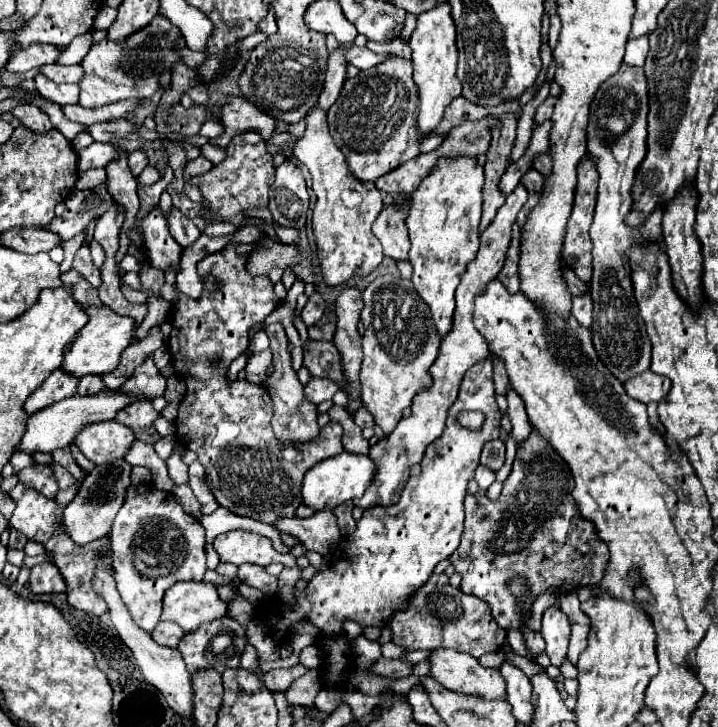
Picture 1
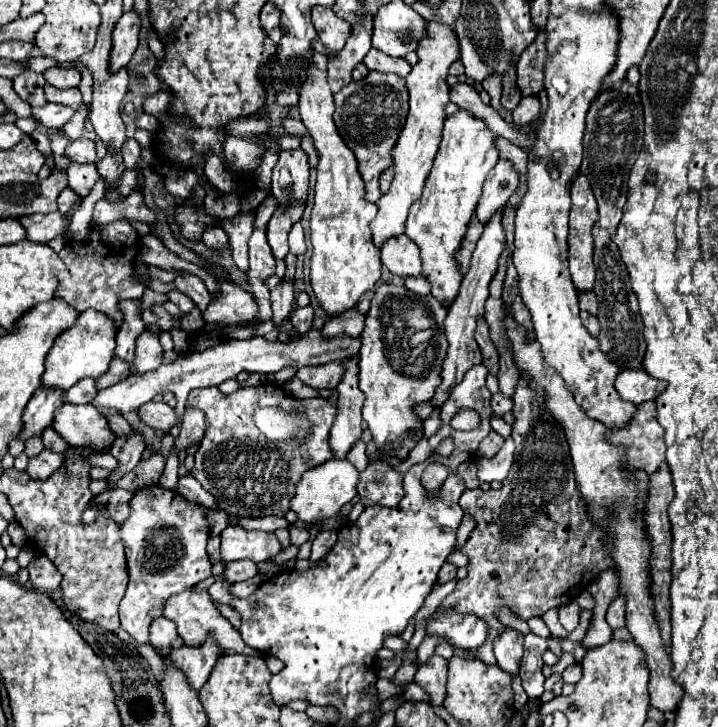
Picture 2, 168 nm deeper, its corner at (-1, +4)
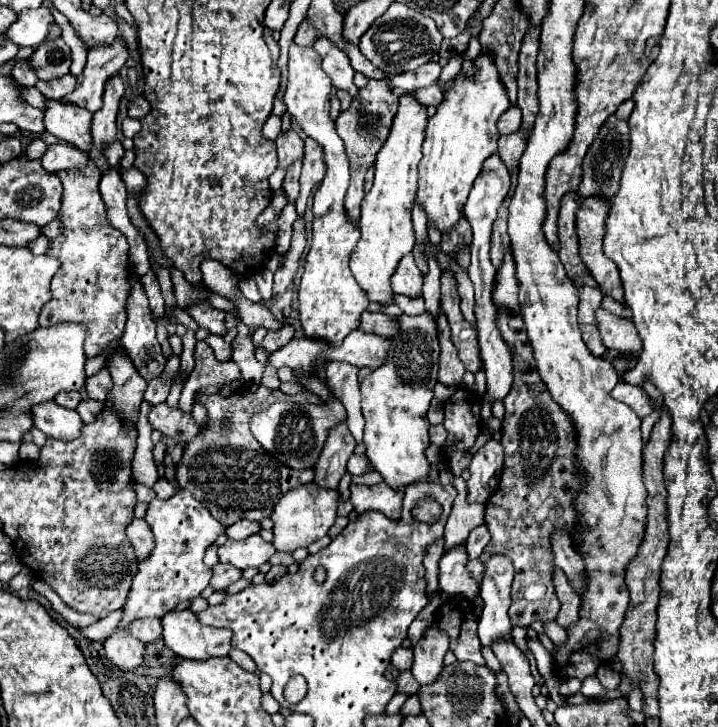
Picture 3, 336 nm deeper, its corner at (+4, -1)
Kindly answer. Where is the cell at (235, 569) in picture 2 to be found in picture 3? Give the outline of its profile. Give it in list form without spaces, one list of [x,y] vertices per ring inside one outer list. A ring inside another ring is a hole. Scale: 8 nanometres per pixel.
[[[217,563],[217,565],[213,567],[213,577],[211,577],[209,585],[211,585],[215,591],[221,591],[221,589],[225,589],[227,585],[235,583],[239,577],[241,577],[241,569],[231,567],[231,565]]]

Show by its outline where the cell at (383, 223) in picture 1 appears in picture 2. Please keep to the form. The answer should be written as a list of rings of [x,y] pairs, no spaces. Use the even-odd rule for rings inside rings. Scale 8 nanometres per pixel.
[[[400,234],[396,238],[388,238],[382,246],[382,264],[398,276],[418,276],[420,274],[420,250],[416,244]]]

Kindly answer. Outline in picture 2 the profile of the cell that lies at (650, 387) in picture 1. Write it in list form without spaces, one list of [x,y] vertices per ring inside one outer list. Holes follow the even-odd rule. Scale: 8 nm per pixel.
[[[624,370],[616,378],[616,390],[622,400],[640,404],[644,400],[656,400],[666,388],[664,380],[652,378],[646,370]]]

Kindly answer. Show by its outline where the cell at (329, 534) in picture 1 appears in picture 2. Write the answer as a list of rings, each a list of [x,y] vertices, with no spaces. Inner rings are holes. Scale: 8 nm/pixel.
[[[262,516],[262,518],[240,518],[240,526],[246,530],[266,530],[266,532],[274,532],[278,528],[288,528],[292,524],[286,522],[286,518],[282,516]]]

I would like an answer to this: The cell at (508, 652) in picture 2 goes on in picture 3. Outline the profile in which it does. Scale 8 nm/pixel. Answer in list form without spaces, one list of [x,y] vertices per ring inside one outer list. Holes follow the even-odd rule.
[[[493,555],[485,563],[481,581],[483,613],[479,617],[477,635],[483,645],[491,645],[495,639],[511,639],[511,621],[507,609],[511,605],[513,563],[505,555]]]

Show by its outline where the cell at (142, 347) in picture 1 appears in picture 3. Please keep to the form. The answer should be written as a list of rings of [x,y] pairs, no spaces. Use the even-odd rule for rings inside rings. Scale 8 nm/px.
[[[101,369],[97,375],[89,377],[87,383],[85,383],[87,397],[95,399],[95,401],[105,401],[107,393],[111,391],[111,387],[113,387],[113,383],[111,383],[111,375],[109,375],[107,369]]]

